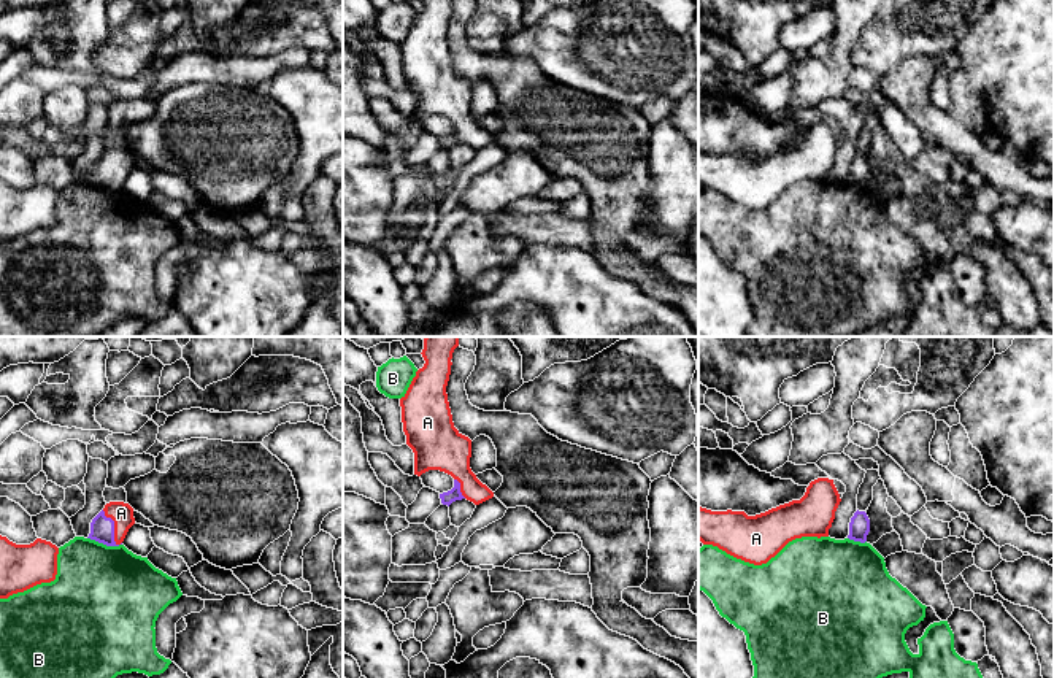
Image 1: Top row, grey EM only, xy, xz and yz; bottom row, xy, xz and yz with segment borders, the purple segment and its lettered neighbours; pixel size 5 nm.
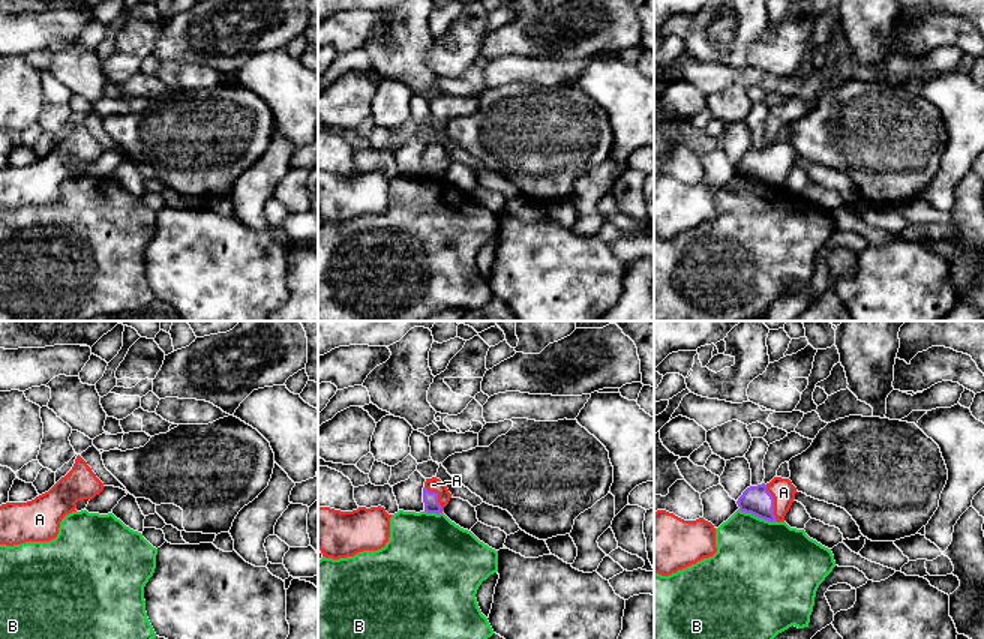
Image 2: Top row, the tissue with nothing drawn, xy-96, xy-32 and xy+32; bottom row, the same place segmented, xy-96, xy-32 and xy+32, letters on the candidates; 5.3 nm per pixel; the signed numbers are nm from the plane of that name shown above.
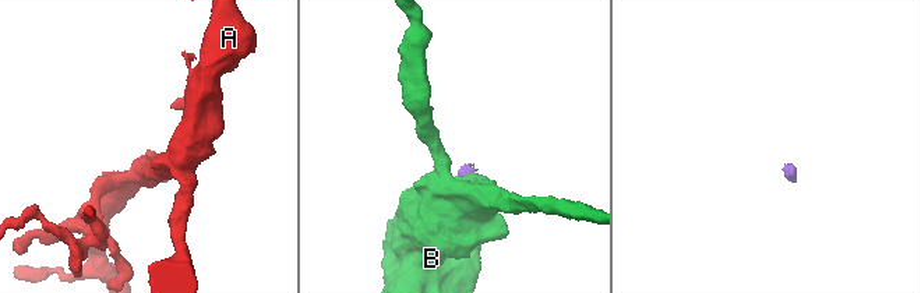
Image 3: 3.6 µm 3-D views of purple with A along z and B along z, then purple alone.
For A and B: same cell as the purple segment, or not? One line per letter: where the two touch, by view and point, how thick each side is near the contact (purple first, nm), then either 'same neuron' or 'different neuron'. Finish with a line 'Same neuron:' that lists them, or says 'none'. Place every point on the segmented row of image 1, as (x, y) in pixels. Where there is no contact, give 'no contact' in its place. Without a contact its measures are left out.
A: contact xy (113, 527); calibres 130 and 110 nm; same neuron
B: contact xy (105, 543); calibres 130 and 480 nm; different neuron
Same neuron: A

